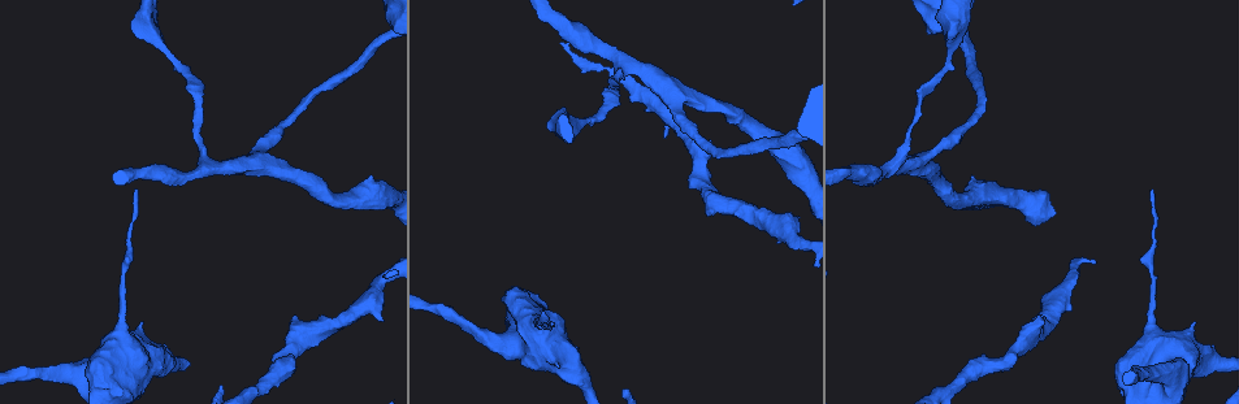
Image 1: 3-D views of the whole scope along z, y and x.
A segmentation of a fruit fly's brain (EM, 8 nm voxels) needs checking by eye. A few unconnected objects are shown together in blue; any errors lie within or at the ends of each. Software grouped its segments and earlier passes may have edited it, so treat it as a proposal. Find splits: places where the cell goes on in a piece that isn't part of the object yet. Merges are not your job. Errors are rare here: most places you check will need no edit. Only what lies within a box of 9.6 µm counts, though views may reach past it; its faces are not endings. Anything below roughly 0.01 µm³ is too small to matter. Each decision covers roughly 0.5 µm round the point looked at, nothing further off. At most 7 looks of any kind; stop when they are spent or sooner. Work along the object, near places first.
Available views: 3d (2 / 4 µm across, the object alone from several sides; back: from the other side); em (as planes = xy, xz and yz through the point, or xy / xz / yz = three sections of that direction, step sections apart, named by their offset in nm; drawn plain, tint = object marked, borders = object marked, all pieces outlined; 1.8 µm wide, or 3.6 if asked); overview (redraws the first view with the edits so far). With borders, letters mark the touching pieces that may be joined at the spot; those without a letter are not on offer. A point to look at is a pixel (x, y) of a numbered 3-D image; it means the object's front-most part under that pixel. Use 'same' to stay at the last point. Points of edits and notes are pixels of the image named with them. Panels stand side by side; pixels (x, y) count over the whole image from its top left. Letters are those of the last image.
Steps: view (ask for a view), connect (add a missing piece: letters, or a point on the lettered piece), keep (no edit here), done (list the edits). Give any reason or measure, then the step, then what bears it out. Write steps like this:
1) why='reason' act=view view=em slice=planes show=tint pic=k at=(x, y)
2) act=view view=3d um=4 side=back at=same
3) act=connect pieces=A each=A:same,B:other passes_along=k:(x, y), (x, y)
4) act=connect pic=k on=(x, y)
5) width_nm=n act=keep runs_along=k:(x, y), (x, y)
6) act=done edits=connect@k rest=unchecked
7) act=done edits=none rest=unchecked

act=view view=3d um=4 pic=1 at=(76, 371)

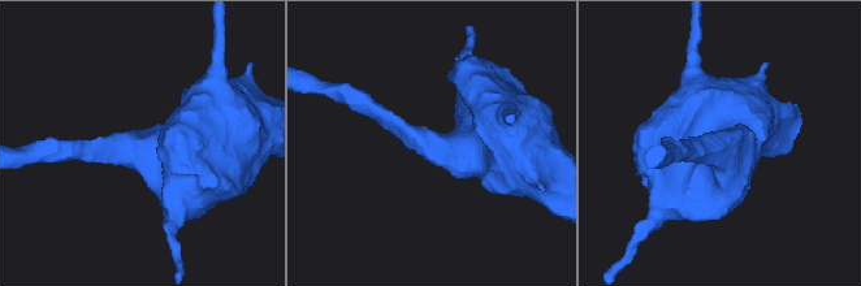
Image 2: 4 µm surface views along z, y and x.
why='now the EM' act=view view=em um=3.6 slice=planes show=borders pic=2 at=(433, 143)

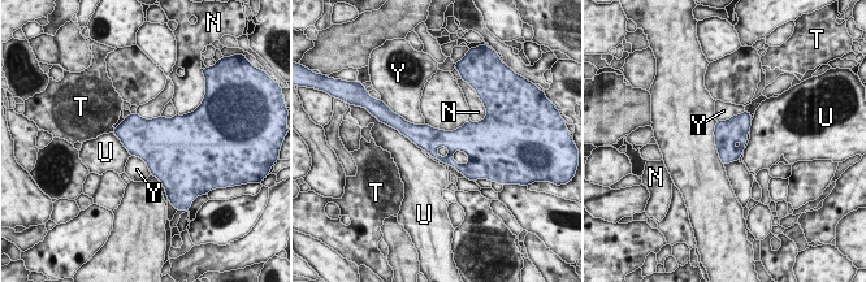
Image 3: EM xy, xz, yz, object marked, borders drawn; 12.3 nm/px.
act=keep each=N:other,T:other,U:other,Y:other found='no lettered piece goes on from it'

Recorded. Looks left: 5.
why='sharp bend' act=view view=em slice=xz step=4 show=tint pic=1 at=(256, 156)

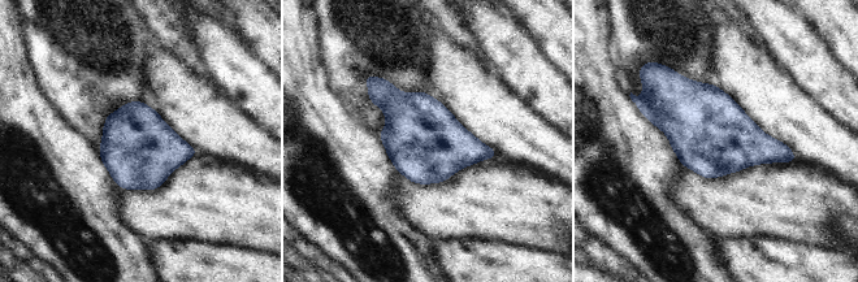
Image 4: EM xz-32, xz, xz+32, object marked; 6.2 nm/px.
why='cut it another way' act=view view=em slice=planes show=borders at=same

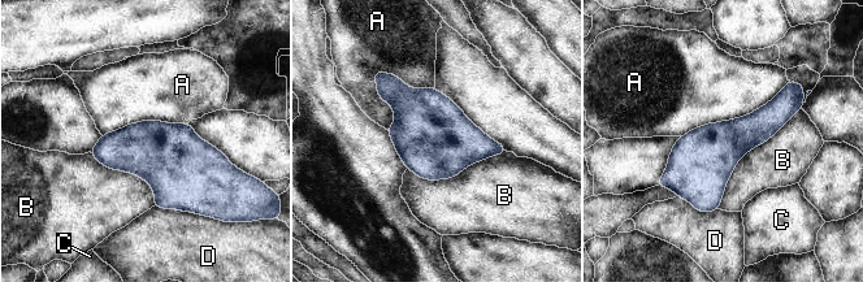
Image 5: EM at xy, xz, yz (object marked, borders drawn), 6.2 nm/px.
width_nm=360 act=keep each=A:other,B:other,C:other,D:other border=5:(789, 81), (754, 111), (681, 137) found='no lettered piece goes on from it'

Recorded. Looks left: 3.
why='sudden change in width' act=view view=3d um=4 pic=1 at=(574, 124)

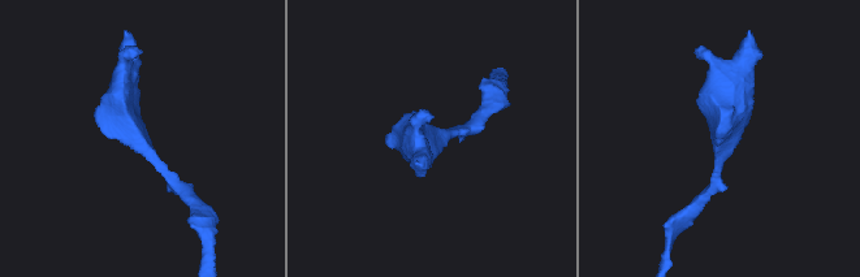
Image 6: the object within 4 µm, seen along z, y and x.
arm_widths_nm=170,360 why='shape alone is not enough' act=view view=em slice=xy step=8 show=tint pic=6 at=(131, 129)

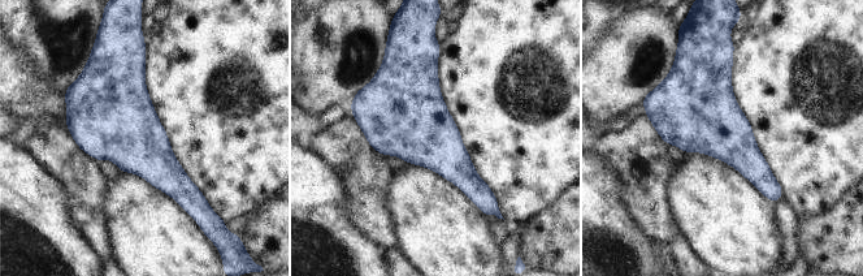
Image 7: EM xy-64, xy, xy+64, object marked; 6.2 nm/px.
act=view view=em slice=planes show=borders at=same

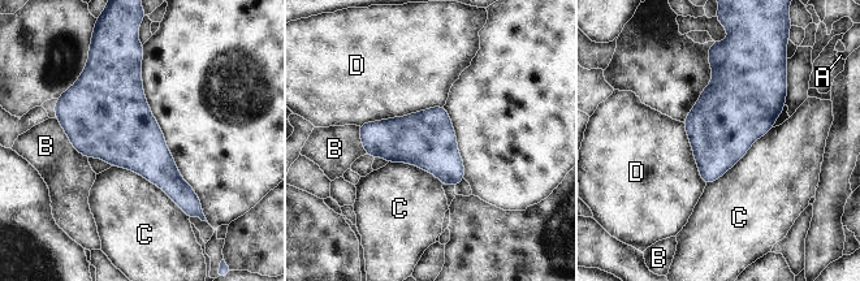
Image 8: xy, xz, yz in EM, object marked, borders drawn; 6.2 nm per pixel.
width_nm=360 longest_contact=C:550nm act=keep each=A:other,B:other,C:other,D:other found='none of them fits'

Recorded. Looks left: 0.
act=done edits=none rest=unchecked

